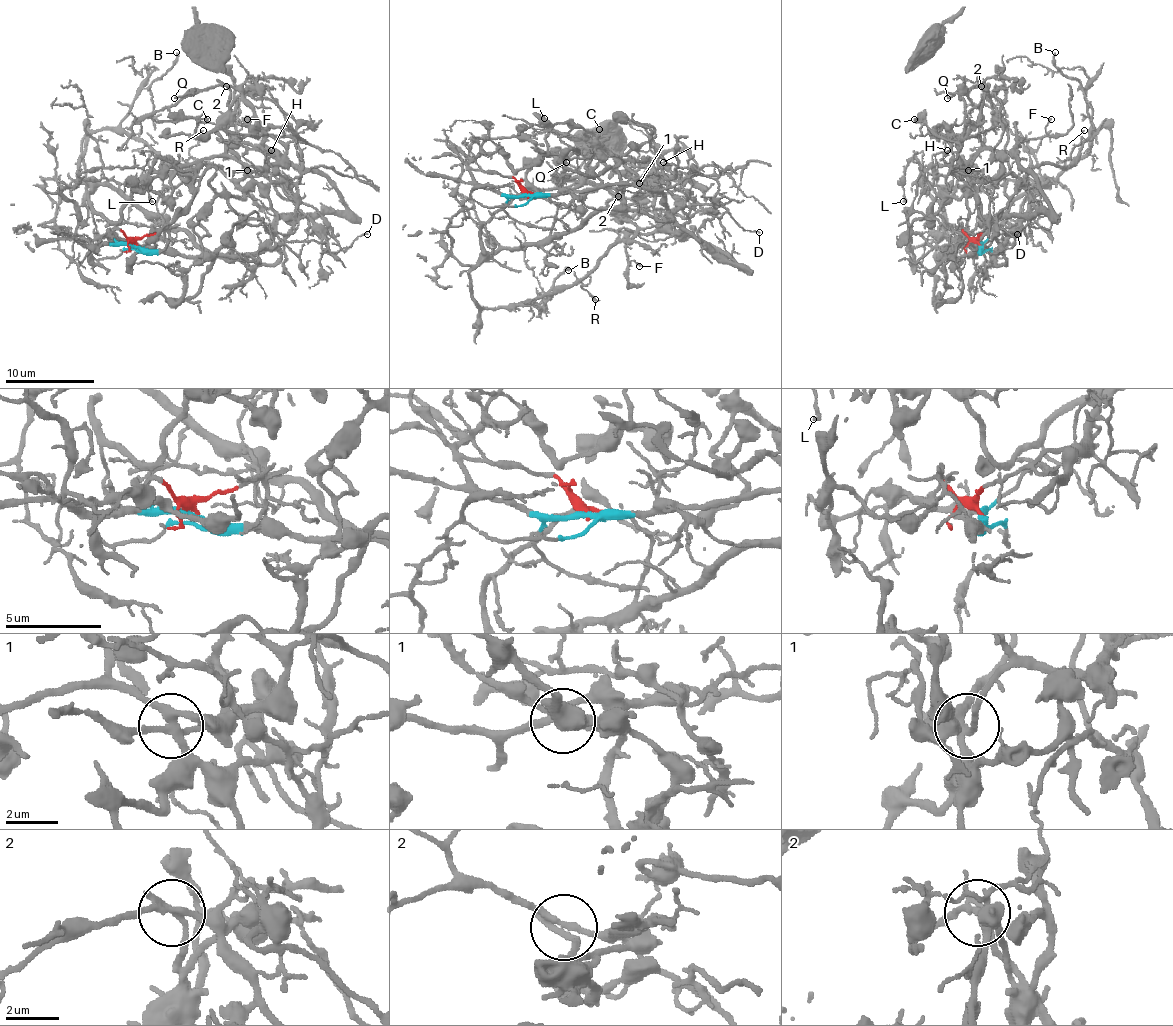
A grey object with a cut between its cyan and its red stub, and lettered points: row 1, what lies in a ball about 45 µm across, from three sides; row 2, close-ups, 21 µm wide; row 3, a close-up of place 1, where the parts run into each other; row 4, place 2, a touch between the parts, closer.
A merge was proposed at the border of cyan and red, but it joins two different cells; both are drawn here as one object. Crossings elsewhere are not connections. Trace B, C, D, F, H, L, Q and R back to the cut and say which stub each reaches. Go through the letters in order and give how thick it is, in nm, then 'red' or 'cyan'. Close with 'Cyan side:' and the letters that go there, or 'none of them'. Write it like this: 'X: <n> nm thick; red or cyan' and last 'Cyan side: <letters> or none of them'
B: 190 nm thick; red
C: 120 nm thick; red
D: 120 nm thick; red
F: 160 nm thick; cyan
H: 110 nm thick; red
L: 160 nm thick; cyan
Q: 150 nm thick; cyan
R: 80 nm thick; red
Cyan side: F, L, Q

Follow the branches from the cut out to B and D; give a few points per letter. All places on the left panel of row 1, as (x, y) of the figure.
B: (134, 243), (166, 223), (110, 188), (86, 185), (77, 176), (79, 159), (86, 141), (117, 125), (177, 52)
D: (134, 243), (166, 223), (208, 250), (266, 265), (279, 259), (279, 241), (299, 212), (328, 252), (368, 234)

